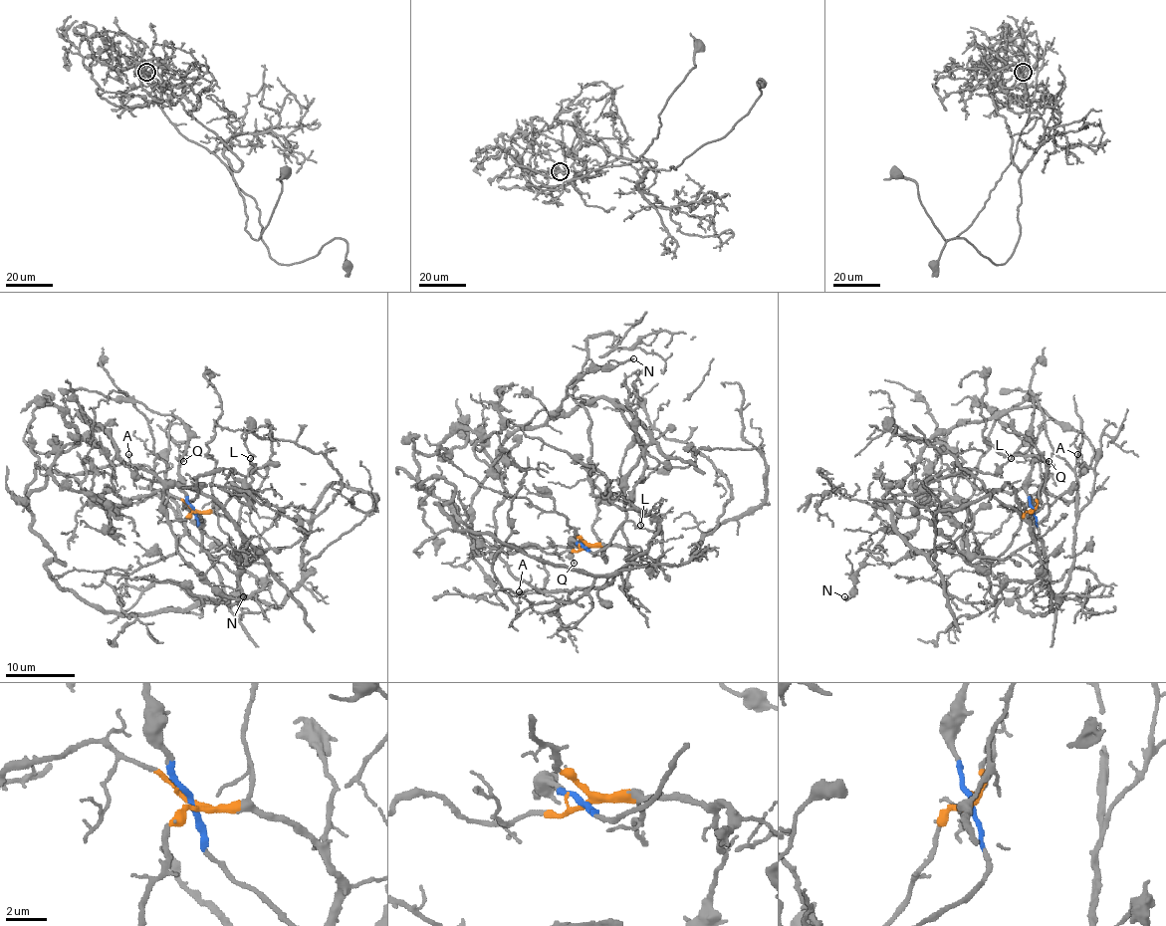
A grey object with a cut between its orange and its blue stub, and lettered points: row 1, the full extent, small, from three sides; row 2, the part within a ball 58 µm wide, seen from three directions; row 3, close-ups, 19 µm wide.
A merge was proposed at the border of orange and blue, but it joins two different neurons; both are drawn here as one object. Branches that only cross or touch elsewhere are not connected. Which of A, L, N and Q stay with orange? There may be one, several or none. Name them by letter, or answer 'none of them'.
A

